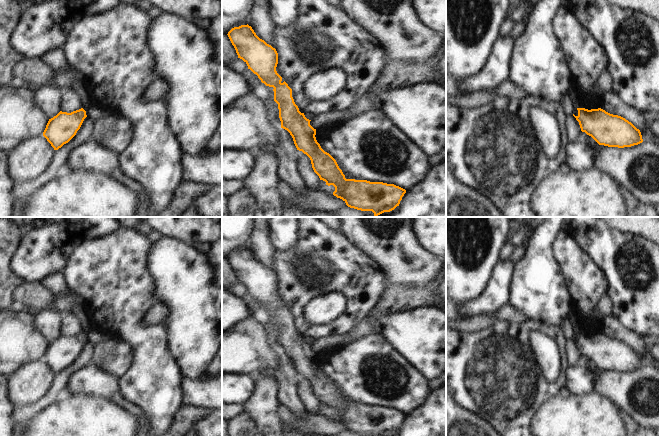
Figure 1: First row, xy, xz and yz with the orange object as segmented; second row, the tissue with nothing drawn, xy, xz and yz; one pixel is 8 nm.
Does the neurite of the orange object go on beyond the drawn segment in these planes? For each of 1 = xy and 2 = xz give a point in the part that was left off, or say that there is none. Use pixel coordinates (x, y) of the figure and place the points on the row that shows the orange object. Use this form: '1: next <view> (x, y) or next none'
1: next none
2: next none

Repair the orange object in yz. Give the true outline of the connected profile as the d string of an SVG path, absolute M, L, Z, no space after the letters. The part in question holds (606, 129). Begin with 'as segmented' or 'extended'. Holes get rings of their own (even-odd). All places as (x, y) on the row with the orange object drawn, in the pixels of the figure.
as segmented; M577 108L577 110L578 115L573 114L573 116L579 122L581 131L591 136L599 145L624 148L643 142L640 130L621 116L610 114L601 108L591 110Z

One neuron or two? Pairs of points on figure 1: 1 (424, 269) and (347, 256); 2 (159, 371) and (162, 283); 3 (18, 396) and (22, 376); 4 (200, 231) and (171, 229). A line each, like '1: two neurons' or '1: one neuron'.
1: two neurons
2: two neurons
3: one neuron
4: one neuron

